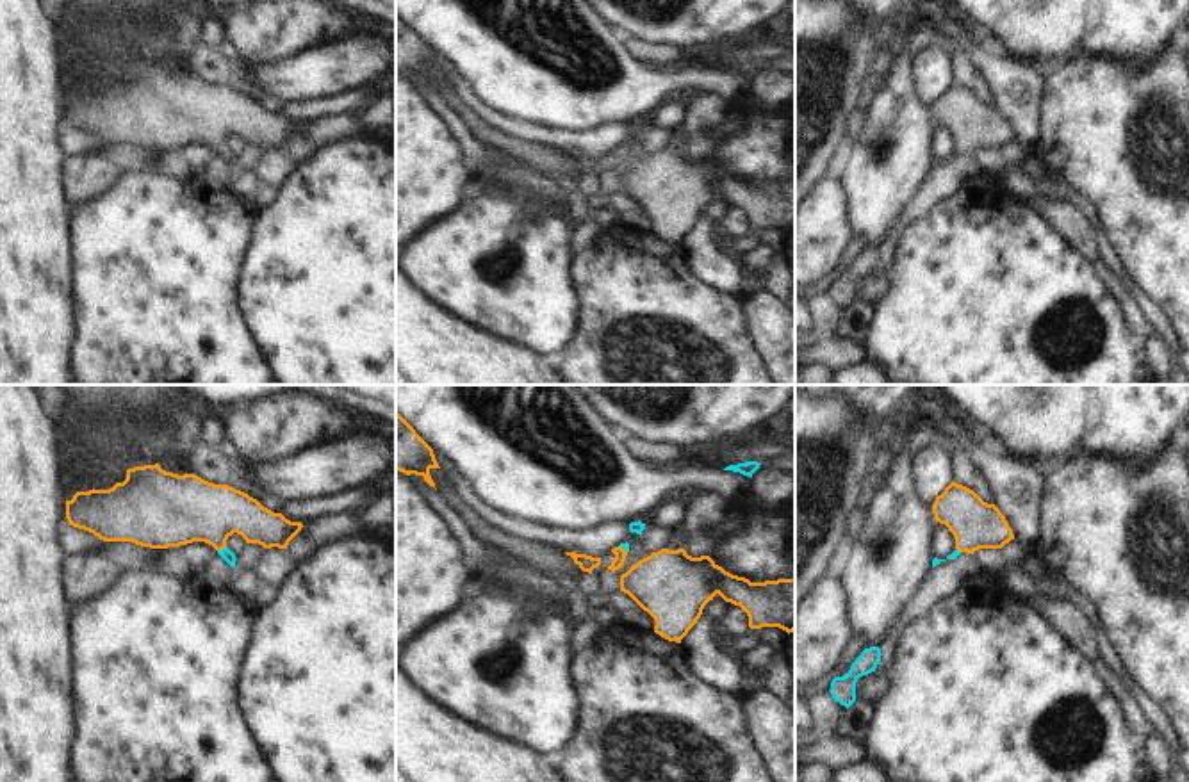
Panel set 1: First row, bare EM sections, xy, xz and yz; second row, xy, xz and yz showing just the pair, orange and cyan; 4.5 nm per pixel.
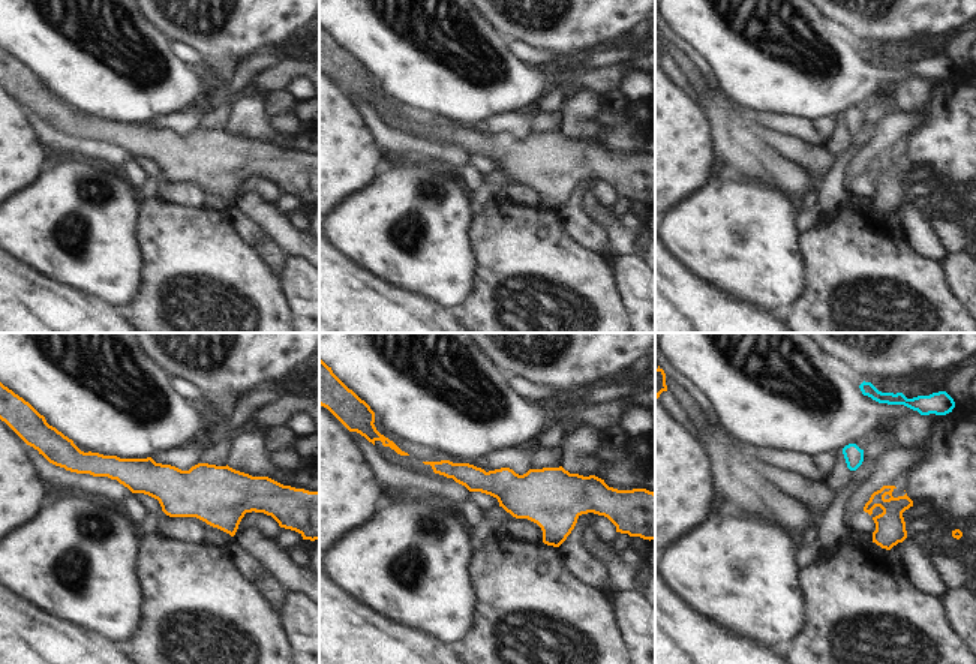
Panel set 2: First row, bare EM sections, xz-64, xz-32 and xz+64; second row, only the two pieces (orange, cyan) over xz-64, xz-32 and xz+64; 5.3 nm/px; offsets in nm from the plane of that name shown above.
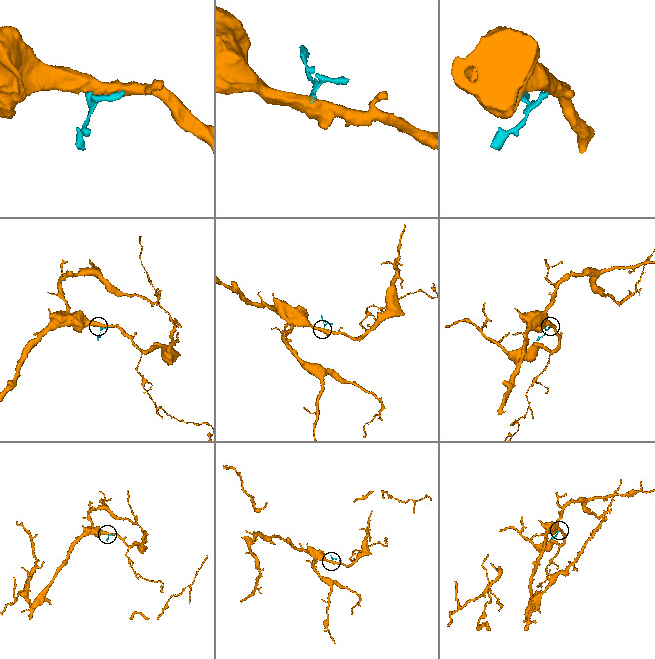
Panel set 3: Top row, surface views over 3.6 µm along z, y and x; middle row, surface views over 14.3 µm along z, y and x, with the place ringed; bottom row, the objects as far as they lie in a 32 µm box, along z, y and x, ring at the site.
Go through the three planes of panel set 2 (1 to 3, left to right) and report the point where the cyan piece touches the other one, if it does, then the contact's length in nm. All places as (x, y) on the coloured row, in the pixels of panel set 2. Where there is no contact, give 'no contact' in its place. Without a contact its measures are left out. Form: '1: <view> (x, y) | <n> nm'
1: no contact
2: no contact
3: no contact

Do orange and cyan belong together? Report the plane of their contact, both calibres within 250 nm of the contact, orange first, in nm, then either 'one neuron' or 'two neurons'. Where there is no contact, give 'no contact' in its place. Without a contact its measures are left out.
contact in xy; calibres 300 and 60 nm; one neuron

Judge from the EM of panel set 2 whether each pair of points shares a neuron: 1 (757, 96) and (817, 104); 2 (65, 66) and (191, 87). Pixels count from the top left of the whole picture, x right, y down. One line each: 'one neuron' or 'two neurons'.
1: one neuron
2: one neuron

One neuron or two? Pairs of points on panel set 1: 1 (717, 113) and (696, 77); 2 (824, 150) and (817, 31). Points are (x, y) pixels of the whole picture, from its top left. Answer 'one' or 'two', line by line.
1: two
2: one

